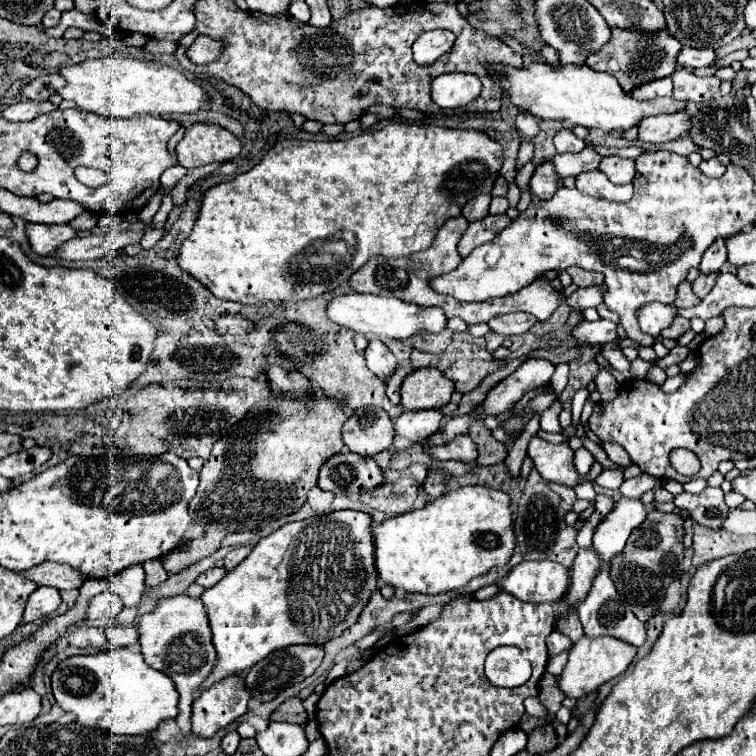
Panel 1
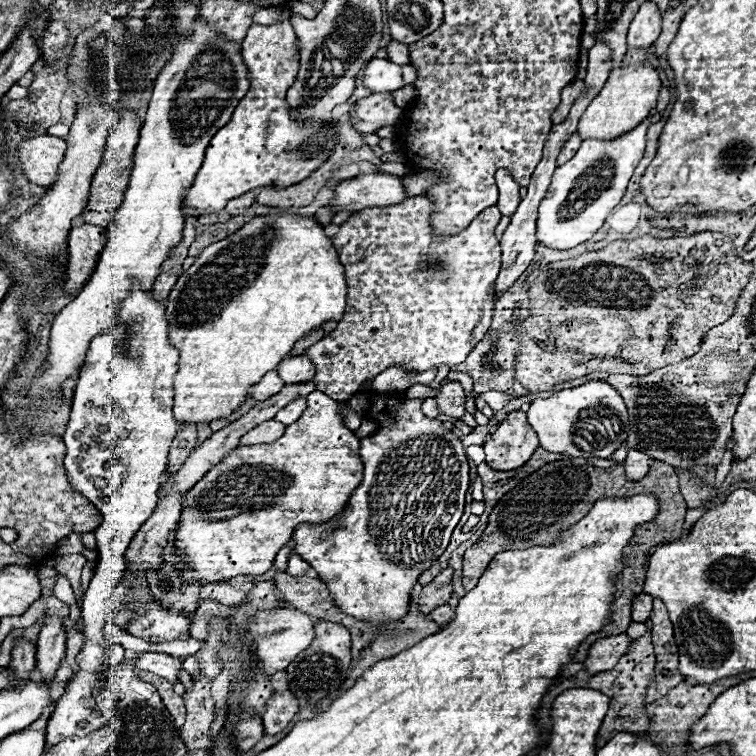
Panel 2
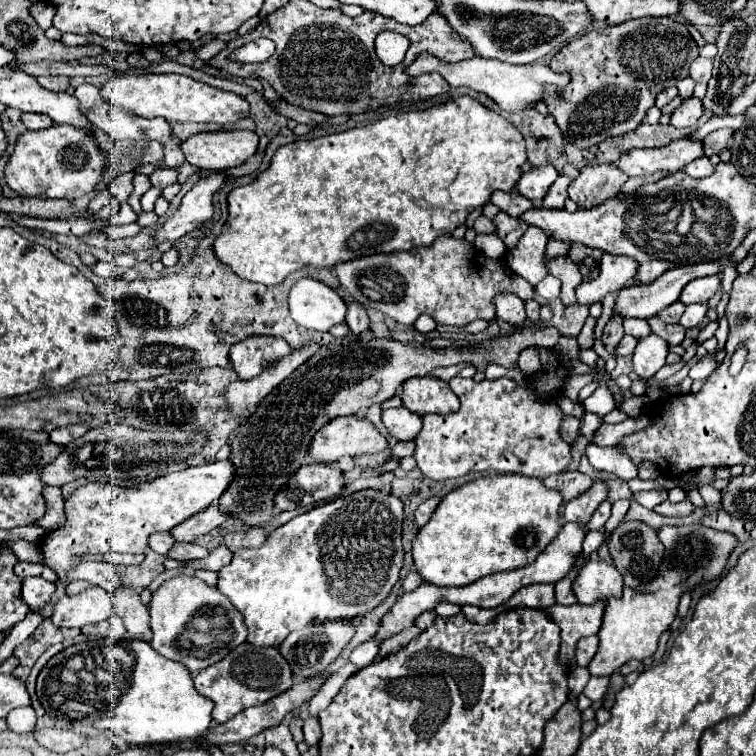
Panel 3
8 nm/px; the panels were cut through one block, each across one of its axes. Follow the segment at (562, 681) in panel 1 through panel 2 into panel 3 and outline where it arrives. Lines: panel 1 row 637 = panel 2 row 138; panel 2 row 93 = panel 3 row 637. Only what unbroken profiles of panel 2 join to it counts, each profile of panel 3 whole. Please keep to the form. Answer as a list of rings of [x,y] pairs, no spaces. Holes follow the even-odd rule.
[[[702,524],[664,526],[660,528],[658,538],[666,552],[662,556],[656,580],[642,584],[642,588],[624,588],[620,600],[608,600],[606,604],[604,622],[598,632],[600,646],[594,660],[588,664],[588,672],[592,676],[610,676],[632,658],[644,660],[652,656],[656,652],[660,634],[666,632],[676,618],[680,596],[686,590],[716,580],[722,574],[730,552],[738,546],[738,538],[734,534],[712,530]]]

